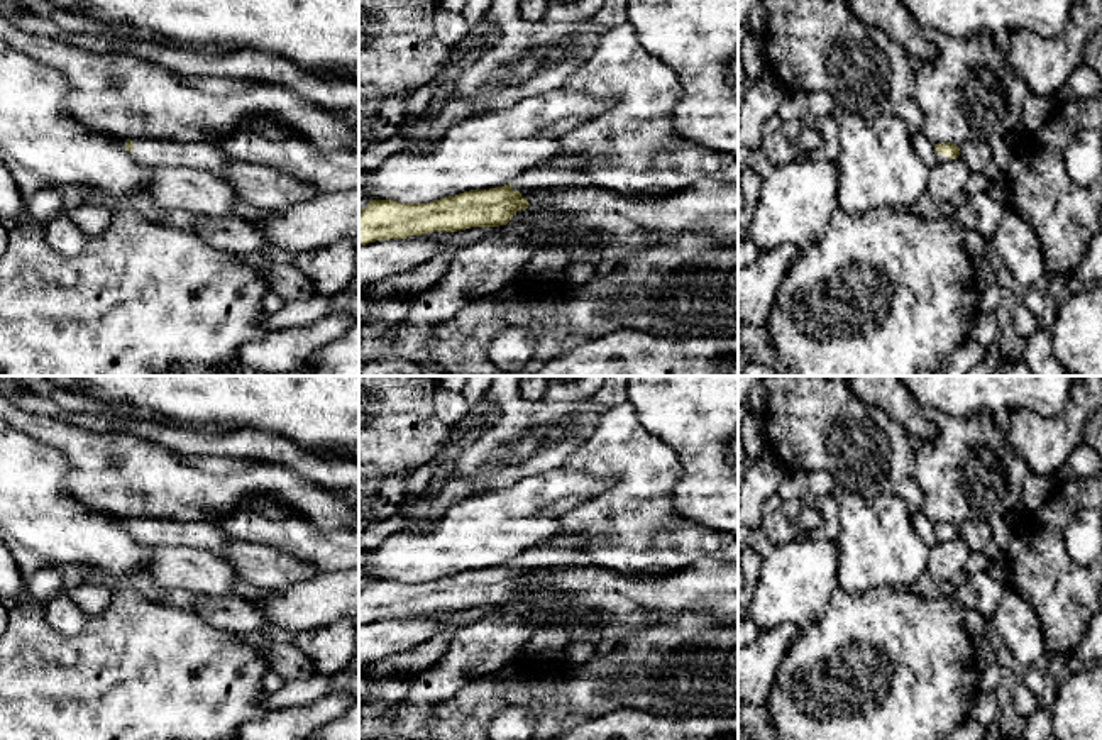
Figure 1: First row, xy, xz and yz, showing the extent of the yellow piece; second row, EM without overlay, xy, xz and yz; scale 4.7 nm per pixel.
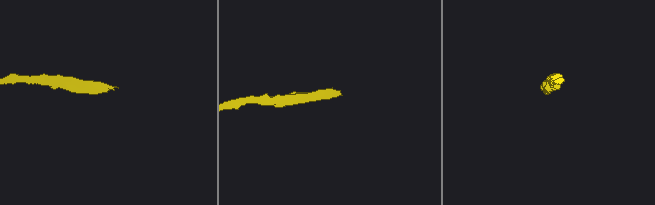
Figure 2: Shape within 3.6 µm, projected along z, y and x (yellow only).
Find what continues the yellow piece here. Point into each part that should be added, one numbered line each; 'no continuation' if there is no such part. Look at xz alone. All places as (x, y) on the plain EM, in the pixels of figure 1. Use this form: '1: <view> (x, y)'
1: xz (517, 563)

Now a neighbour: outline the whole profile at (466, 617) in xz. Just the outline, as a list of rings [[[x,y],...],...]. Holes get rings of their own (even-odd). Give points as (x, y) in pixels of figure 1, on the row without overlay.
[[[471,606],[466,610],[459,610],[442,628],[440,633],[455,635],[462,627],[469,627],[479,620],[482,620],[491,611],[499,610],[499,606]]]

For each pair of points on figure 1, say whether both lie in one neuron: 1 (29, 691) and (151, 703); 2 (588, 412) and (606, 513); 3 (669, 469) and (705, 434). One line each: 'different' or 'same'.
1: same
2: different
3: different

